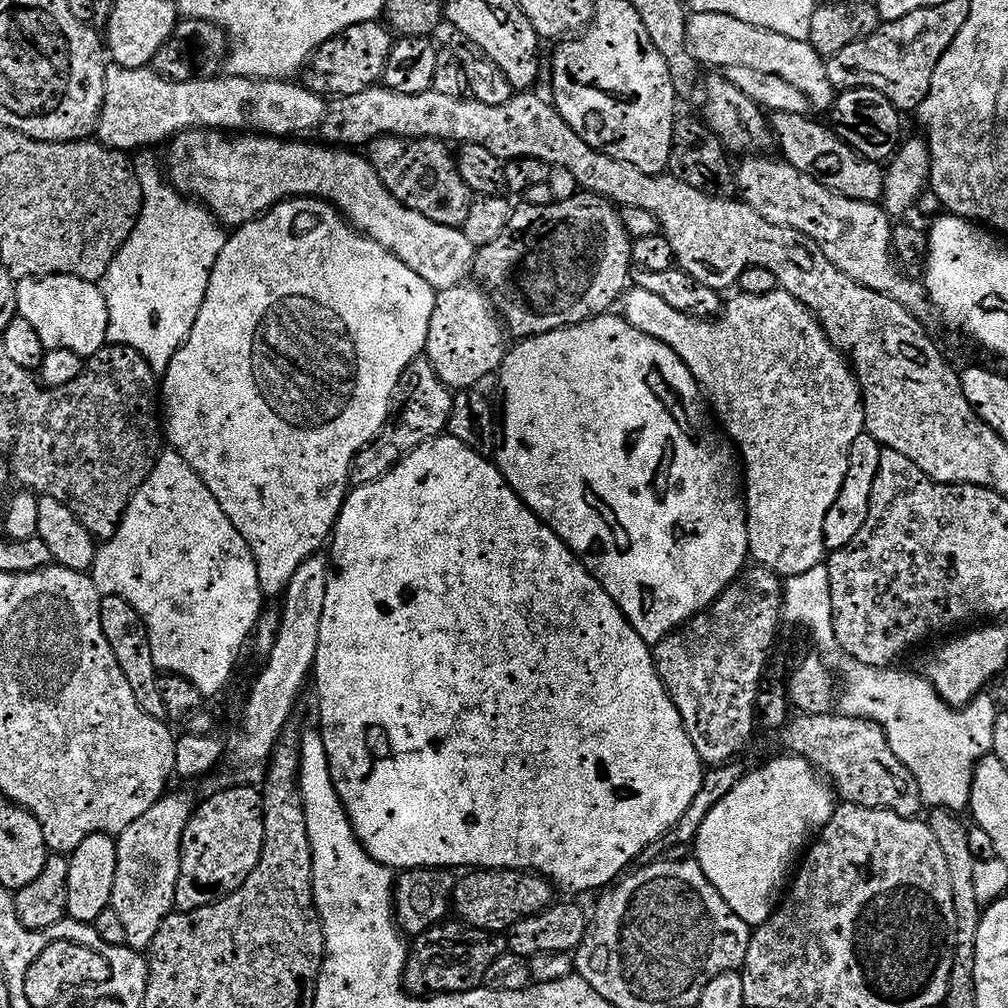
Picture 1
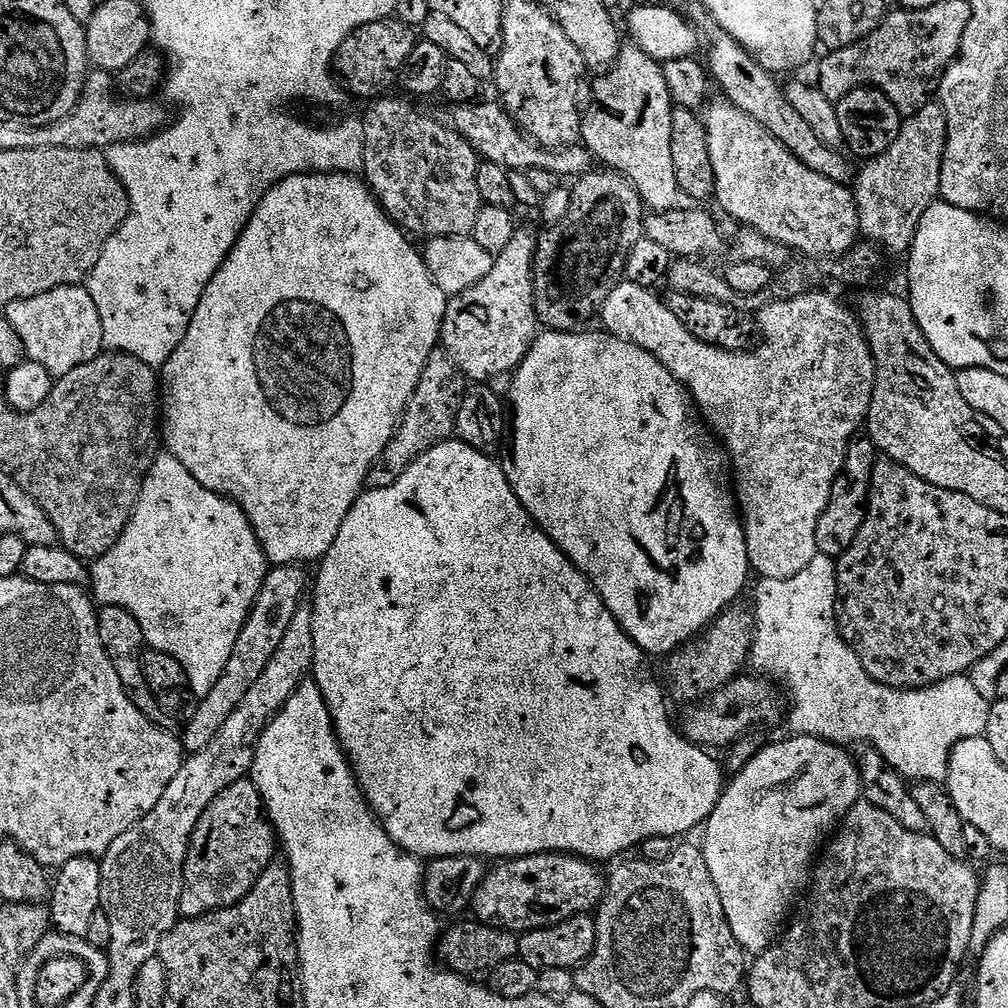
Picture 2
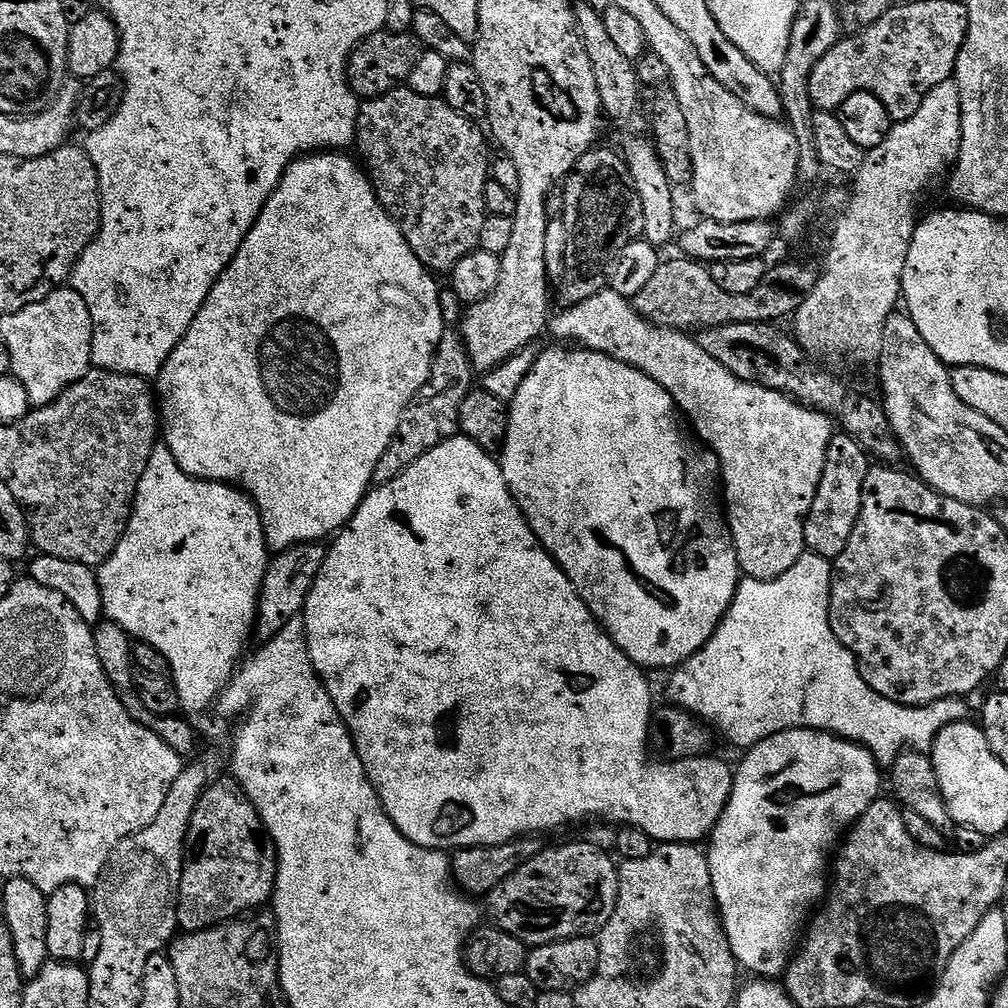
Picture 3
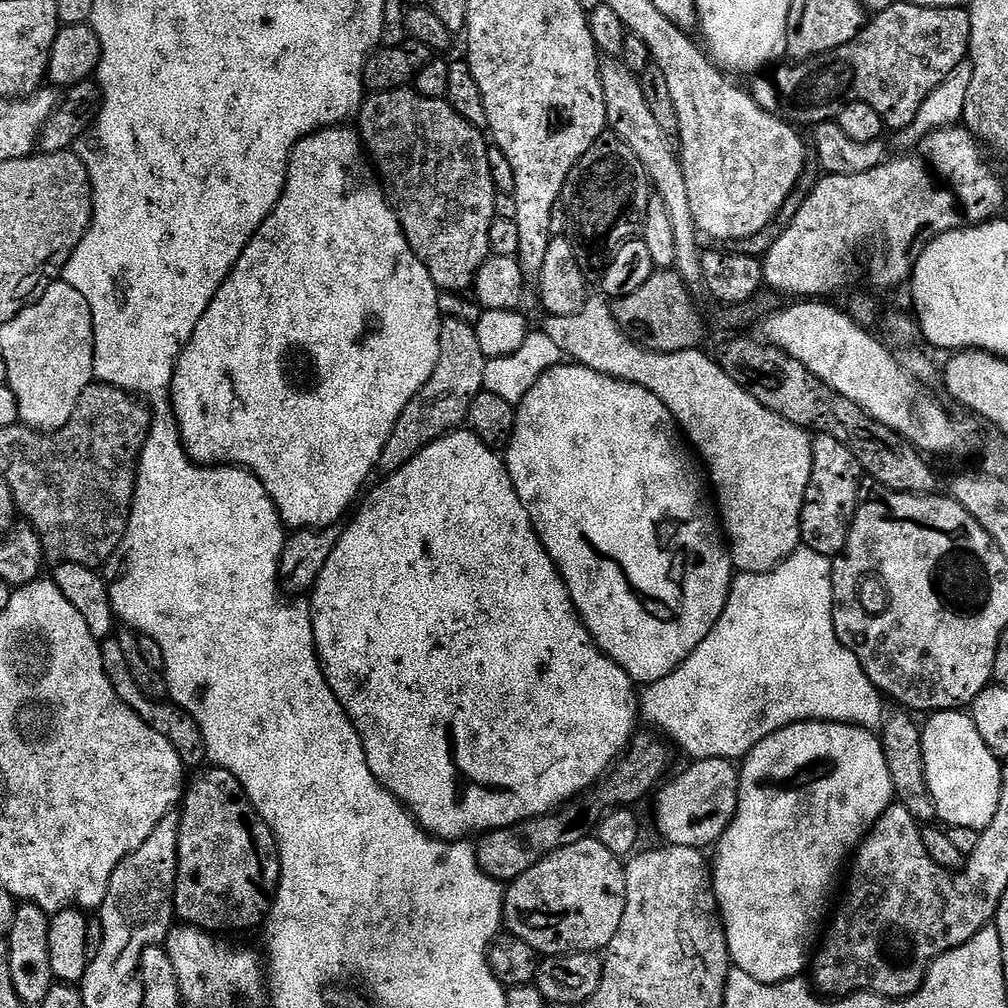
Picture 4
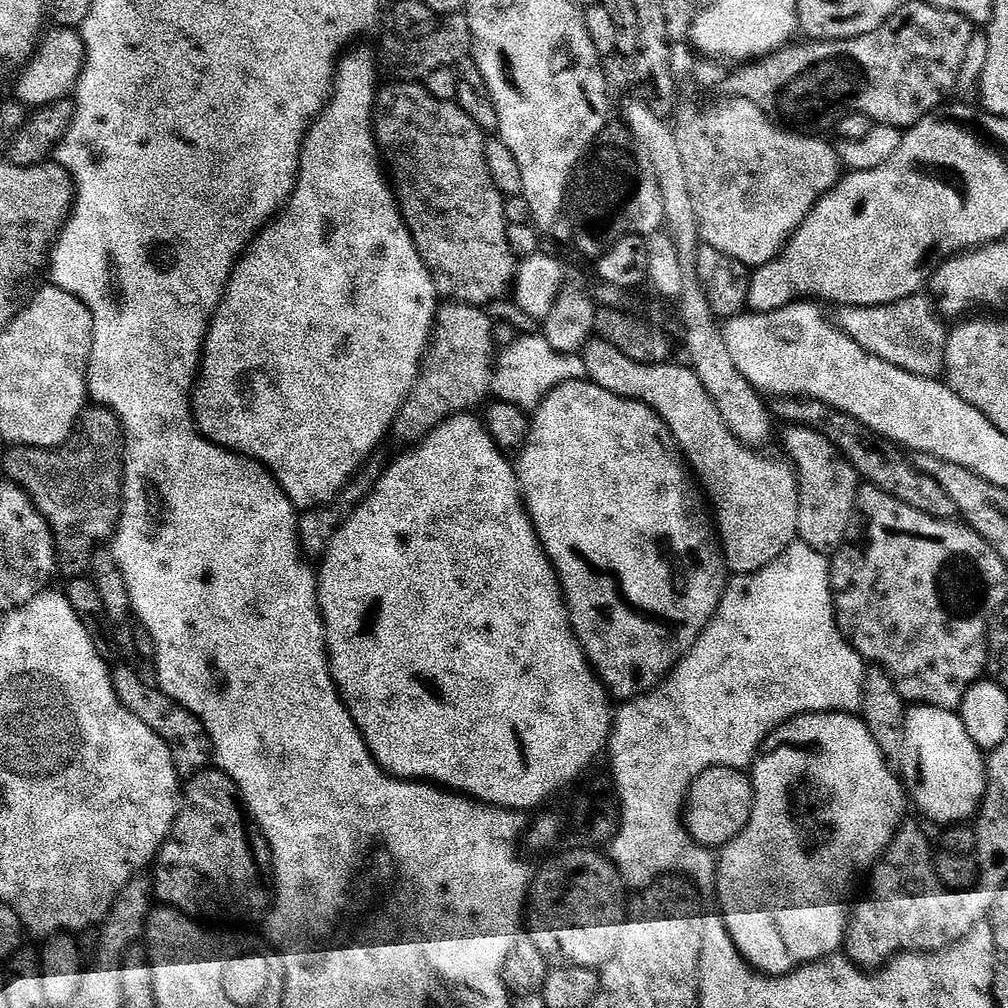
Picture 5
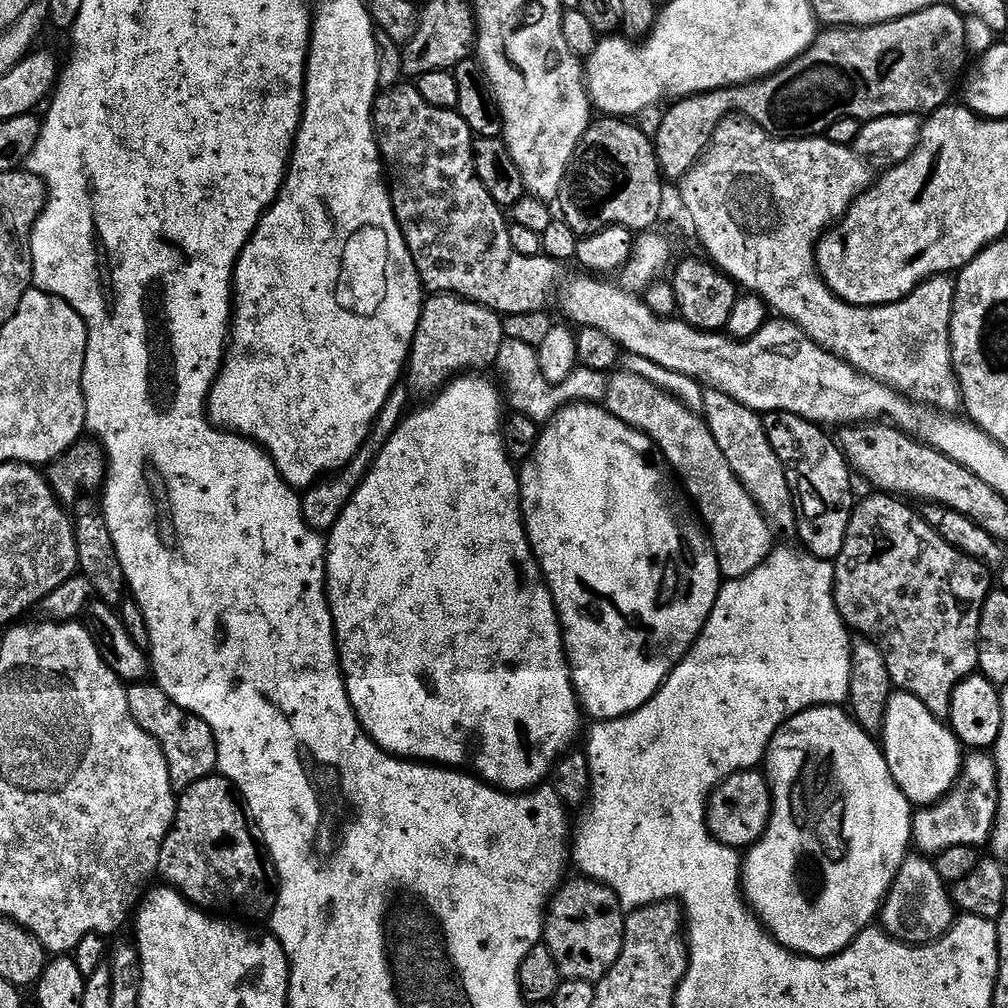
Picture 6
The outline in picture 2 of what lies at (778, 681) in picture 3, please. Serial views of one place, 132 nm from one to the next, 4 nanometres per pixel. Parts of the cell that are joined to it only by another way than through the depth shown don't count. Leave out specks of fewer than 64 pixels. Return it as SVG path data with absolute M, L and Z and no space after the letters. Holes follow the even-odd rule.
M817 555L806 566L806 570L798 570L785 580L766 580L761 579L760 585L756 588L756 608L754 607L754 631L752 634L752 650L750 653L750 664L757 673L779 682L786 689L787 699L790 707L786 712L787 727L792 727L791 731L797 736L813 736L819 740L829 740L831 744L849 746L848 744L868 744L875 752L880 755L885 762L899 775L908 782L944 782L948 776L948 759L952 756L952 751L959 746L963 740L972 740L975 736L980 736L984 731L987 733L990 728L990 702L974 690L974 682L968 680L967 675L951 676L940 684L931 684L928 688L887 688L868 675L867 670L862 666L858 654L840 636L838 620L838 601L836 599L836 565L837 561L831 556Z

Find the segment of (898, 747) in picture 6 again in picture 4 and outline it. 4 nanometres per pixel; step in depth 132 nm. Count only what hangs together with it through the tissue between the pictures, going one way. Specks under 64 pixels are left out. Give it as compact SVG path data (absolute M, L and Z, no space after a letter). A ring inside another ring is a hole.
M960 710L938 712L927 720L928 725L925 723L922 728L924 773L936 807L936 820L953 828L987 828L1000 805L1001 761L982 742L982 734L978 734L971 715Z

